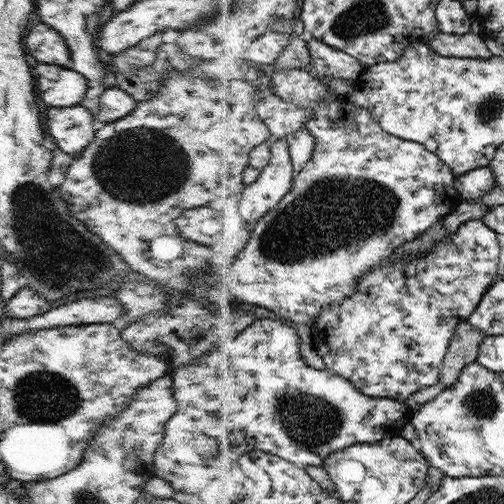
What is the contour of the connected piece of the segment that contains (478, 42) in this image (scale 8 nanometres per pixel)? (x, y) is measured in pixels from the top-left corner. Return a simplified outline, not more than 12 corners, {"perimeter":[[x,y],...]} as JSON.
{"perimeter":[[440,32],[430,46],[441,55],[490,58],[481,34]]}

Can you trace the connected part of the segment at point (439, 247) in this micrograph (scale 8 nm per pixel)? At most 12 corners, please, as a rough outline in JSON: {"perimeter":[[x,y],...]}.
{"perimeter":[[470,219],[313,326],[327,368],[408,402],[494,284]]}

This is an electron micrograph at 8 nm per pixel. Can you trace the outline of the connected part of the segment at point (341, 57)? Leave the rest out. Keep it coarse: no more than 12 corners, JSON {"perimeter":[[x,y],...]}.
{"perimeter":[[316,37],[315,76],[358,80],[368,64]]}

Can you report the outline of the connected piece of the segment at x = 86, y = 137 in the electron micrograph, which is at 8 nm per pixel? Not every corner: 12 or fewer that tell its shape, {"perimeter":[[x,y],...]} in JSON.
{"perimeter":[[48,107],[48,130],[70,156],[95,137],[86,107]]}

